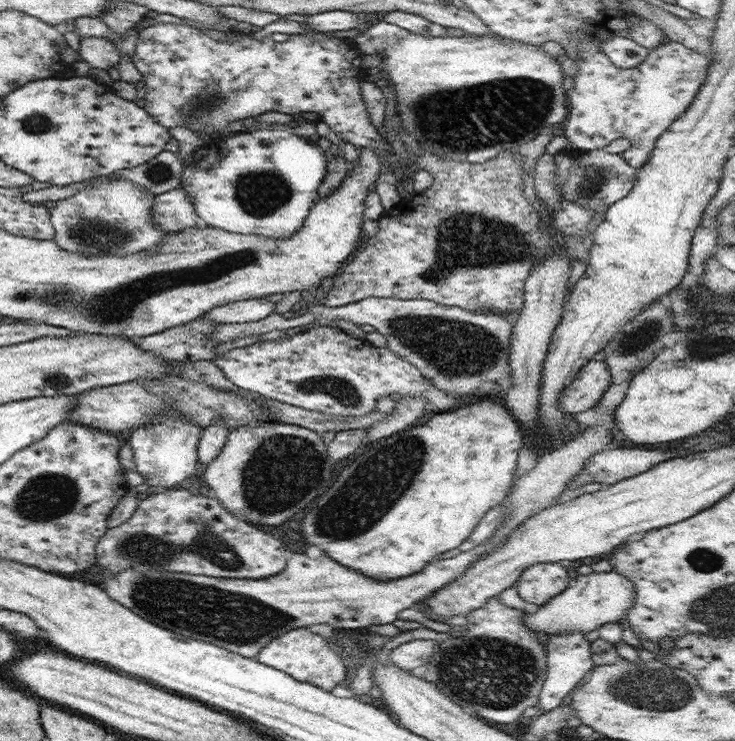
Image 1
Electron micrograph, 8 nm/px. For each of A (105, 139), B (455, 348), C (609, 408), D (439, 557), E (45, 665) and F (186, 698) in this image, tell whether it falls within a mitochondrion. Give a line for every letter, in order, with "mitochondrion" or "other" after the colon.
A: other
B: mitochondrion
C: other
D: other
E: other
F: other

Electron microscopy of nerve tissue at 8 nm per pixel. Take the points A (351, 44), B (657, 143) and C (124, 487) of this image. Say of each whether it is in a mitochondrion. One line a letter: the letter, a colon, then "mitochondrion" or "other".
A: other
B: other
C: other

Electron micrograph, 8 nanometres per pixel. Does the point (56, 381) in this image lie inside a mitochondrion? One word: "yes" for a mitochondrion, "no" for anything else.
no

